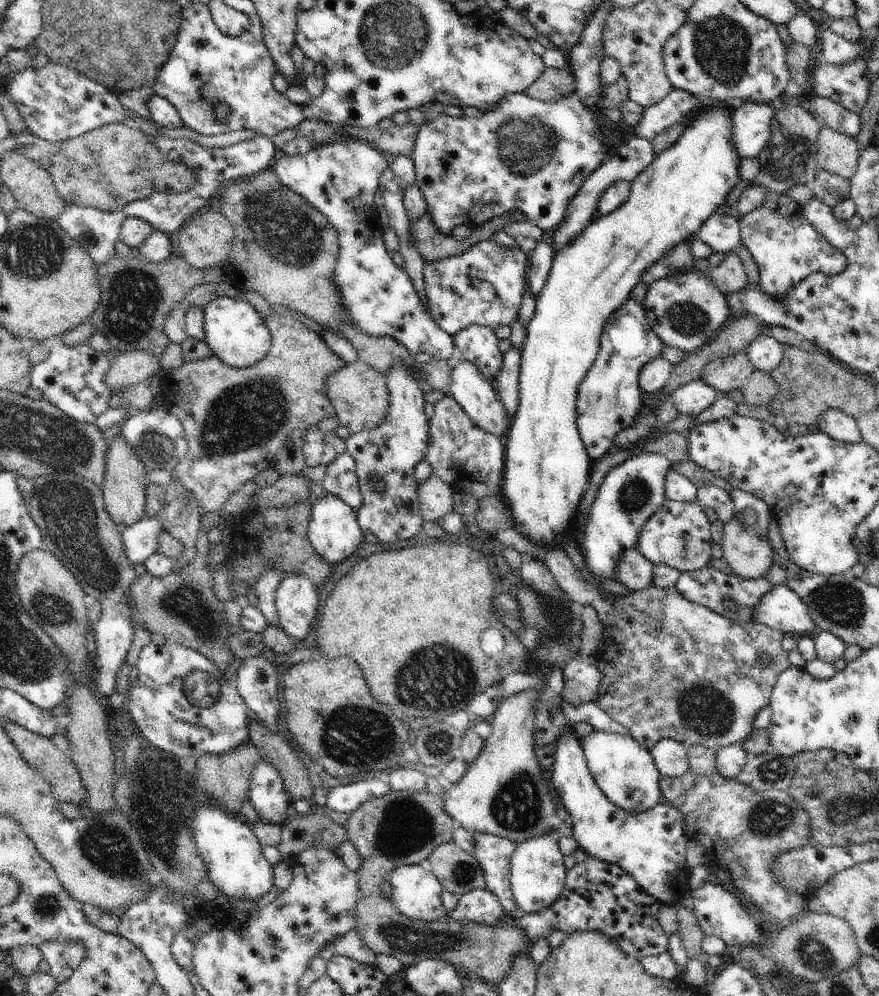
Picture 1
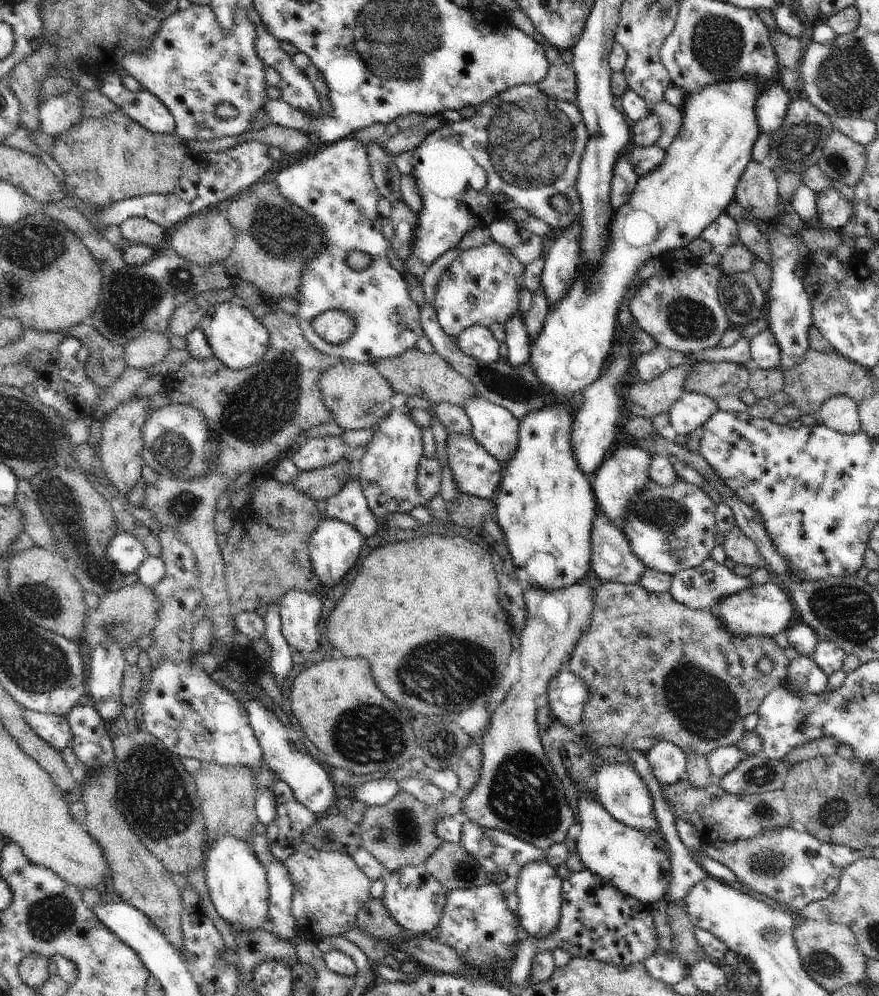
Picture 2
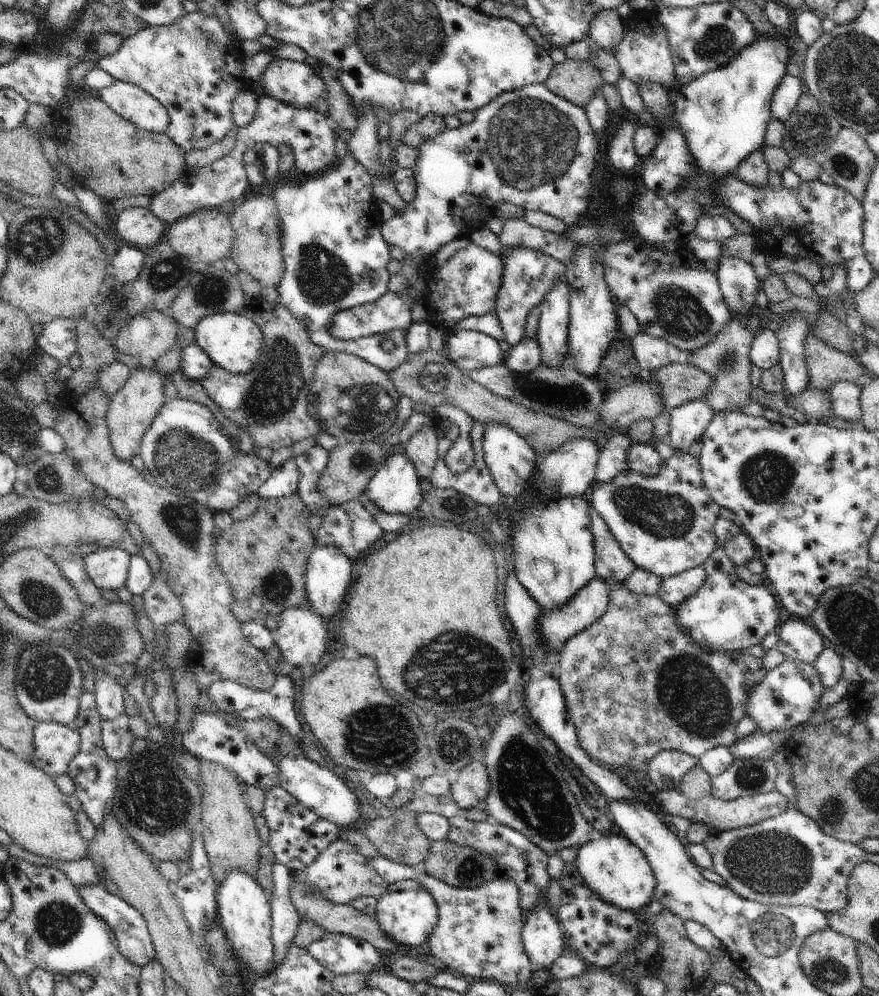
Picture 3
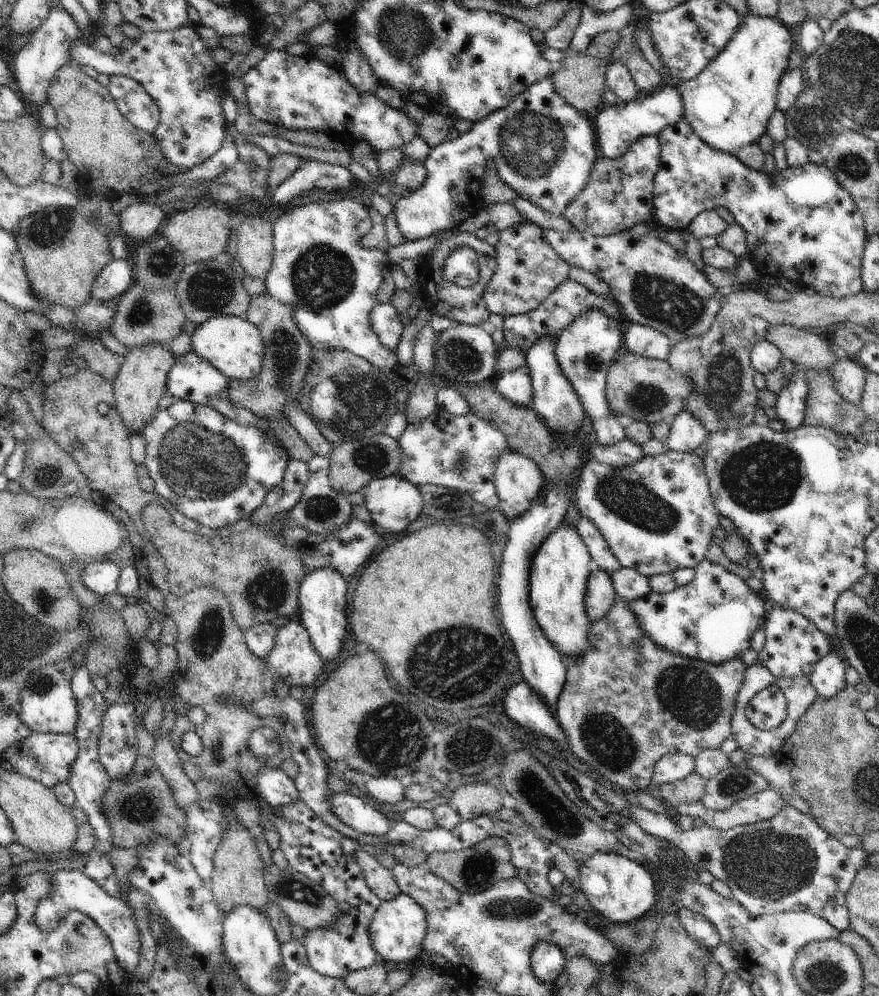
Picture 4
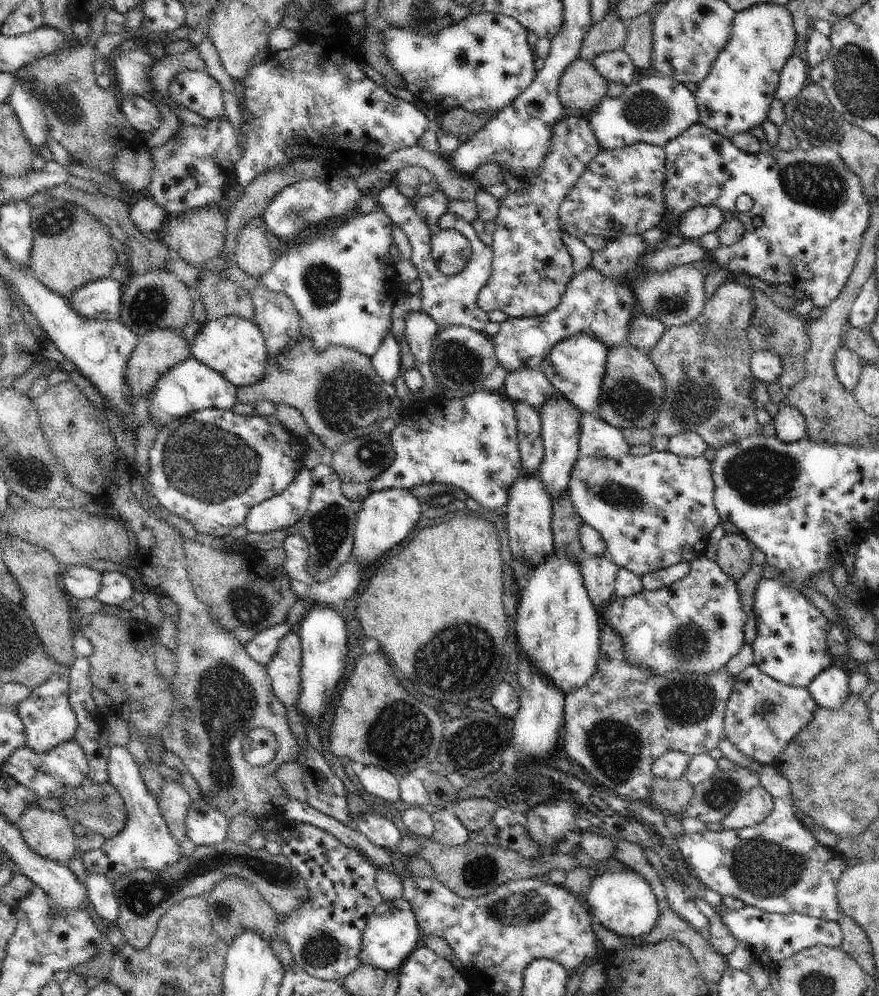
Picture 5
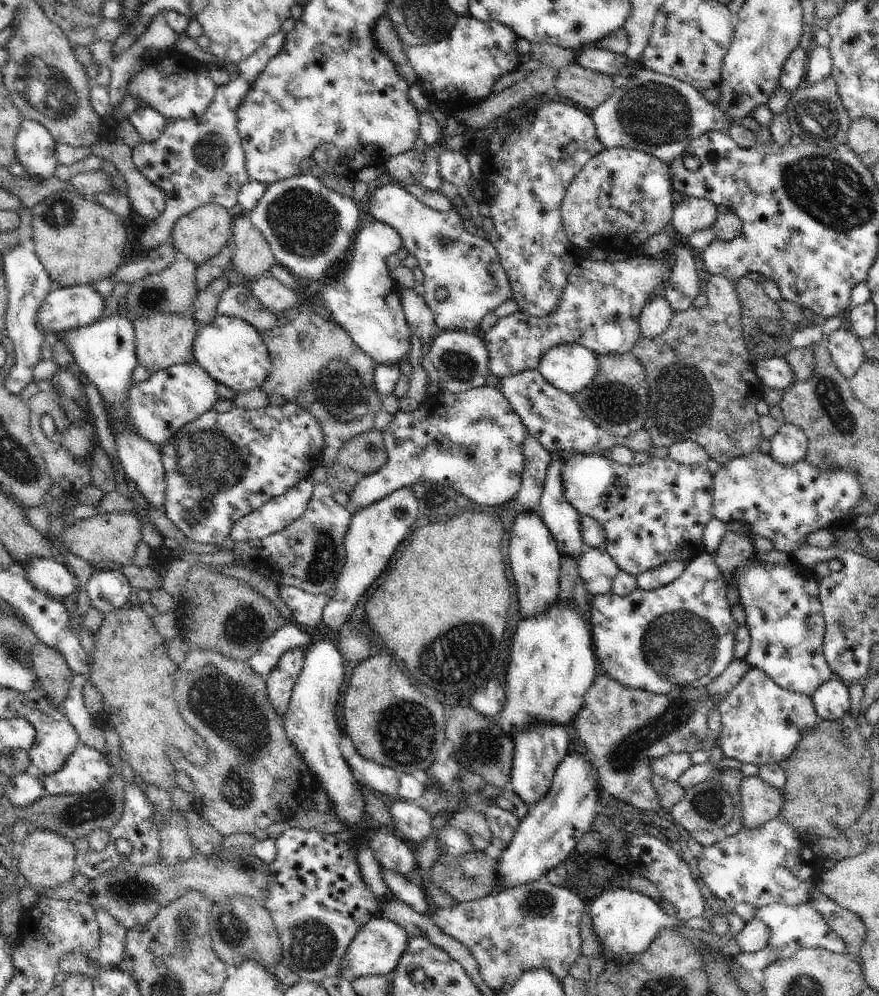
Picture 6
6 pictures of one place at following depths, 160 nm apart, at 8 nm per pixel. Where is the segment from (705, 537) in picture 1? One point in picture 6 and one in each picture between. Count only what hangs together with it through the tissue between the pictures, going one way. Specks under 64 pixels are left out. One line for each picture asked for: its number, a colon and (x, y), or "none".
2: (671, 528)
3: (664, 523)
4: (657, 515)
5: (656, 510)
6: (654, 513)

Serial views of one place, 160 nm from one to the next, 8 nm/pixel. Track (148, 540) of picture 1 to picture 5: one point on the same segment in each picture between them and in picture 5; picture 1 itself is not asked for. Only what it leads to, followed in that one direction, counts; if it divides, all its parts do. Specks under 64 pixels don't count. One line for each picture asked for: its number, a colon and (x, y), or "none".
2: (125, 552)
3: (108, 568)
4: (100, 577)
5: (81, 581)

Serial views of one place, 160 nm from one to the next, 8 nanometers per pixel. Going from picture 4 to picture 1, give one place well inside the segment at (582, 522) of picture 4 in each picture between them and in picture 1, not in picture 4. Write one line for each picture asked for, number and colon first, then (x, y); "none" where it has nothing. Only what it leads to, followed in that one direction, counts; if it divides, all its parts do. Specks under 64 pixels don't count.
1: (634, 571)
2: (612, 560)
3: (611, 564)

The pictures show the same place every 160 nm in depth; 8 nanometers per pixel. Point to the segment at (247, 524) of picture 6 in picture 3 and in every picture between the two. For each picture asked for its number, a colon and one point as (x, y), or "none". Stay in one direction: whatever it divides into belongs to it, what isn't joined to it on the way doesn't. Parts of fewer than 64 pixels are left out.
3: (284, 481)
4: (283, 498)
5: (281, 512)

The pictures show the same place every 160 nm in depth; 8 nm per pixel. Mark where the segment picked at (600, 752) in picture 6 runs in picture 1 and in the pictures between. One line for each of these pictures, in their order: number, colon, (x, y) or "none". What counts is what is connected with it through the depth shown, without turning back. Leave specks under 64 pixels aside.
1: (670, 668)
2: (656, 670)
3: (635, 685)
4: (625, 703)
5: (616, 725)

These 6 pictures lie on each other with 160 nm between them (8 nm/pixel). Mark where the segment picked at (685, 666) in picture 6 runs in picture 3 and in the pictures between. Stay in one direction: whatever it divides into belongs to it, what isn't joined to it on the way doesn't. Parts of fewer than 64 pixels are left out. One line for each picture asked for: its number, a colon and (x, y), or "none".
3: (726, 614)
4: (712, 618)
5: (695, 624)

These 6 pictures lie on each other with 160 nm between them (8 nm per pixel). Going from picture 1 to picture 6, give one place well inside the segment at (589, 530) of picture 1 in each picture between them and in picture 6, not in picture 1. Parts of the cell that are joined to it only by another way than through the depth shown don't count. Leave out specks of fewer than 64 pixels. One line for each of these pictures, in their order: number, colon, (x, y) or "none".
2: (624, 472)
3: (613, 451)
4: (584, 350)
5: (575, 366)
6: (569, 367)

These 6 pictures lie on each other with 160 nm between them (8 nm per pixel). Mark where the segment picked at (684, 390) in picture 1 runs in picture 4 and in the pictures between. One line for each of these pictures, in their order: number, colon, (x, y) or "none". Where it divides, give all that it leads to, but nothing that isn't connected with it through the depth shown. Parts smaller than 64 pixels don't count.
2: (692, 410)
3: (689, 421)
4: (687, 433)

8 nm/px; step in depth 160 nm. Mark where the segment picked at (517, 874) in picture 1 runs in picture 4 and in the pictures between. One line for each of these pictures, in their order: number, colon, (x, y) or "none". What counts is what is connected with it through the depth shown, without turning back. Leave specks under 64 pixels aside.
2: (539, 889)
3: (543, 939)
4: (547, 961)

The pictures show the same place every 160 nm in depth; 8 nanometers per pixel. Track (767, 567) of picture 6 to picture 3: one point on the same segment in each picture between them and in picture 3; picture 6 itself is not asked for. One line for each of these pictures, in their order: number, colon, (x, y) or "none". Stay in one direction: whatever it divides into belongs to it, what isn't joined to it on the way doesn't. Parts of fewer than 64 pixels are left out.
3: (799, 641)
4: (793, 646)
5: (791, 647)

